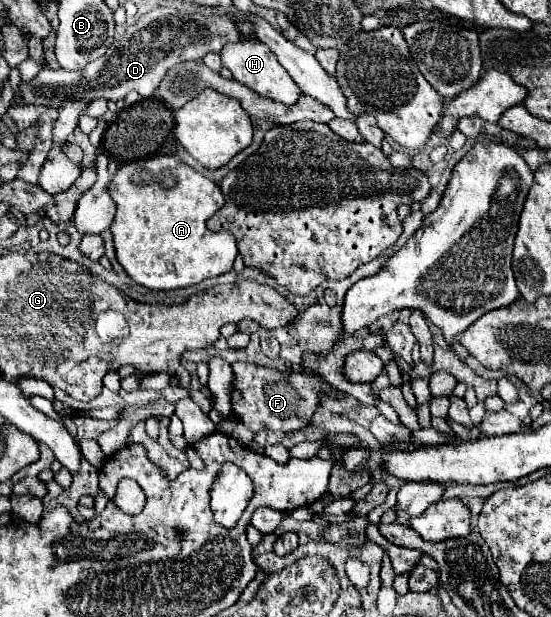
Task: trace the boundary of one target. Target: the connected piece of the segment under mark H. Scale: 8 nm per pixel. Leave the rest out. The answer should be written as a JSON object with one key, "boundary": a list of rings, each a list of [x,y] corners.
{"boundary":[[[245,39],[239,43],[227,43],[221,51],[221,59],[223,65],[233,73],[233,79],[237,79],[239,83],[251,87],[253,91],[257,91],[263,97],[275,99],[279,103],[295,103],[295,99],[301,95],[299,87],[295,85],[295,81],[291,79],[291,75],[281,67],[281,63],[277,61],[275,53],[261,41],[257,39]]]}

